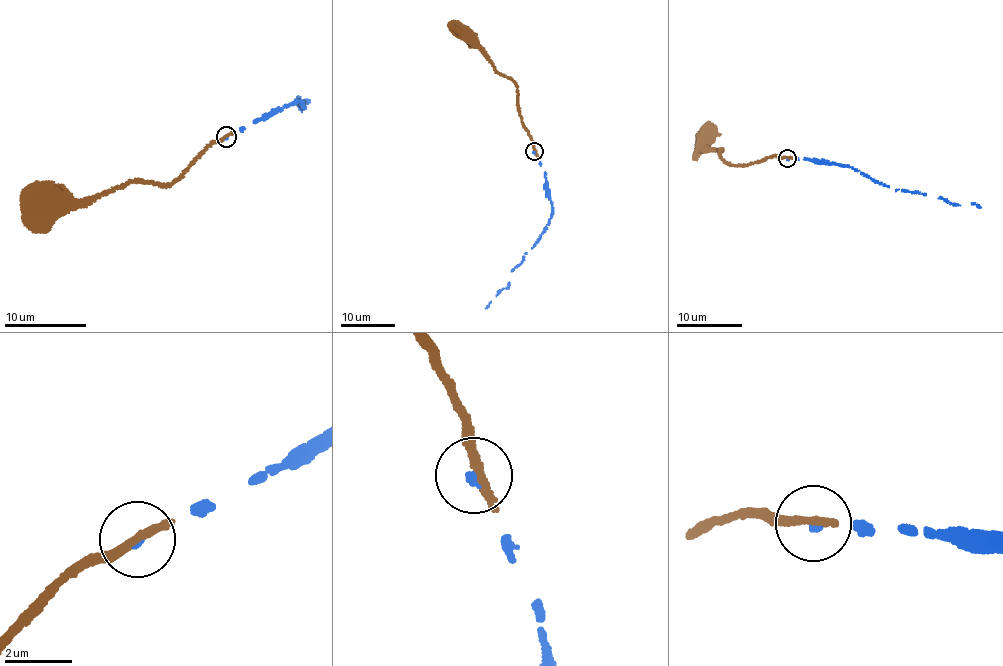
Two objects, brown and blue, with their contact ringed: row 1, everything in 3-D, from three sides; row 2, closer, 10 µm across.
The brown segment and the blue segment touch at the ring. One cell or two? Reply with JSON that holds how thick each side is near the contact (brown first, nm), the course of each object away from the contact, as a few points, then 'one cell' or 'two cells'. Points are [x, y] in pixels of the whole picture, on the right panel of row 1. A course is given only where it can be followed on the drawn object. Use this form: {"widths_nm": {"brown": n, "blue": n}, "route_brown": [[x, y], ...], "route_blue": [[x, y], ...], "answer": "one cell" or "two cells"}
{"widths_nm": {"brown": 240, "blue": 150}, "route_brown": [[786, 158], [771, 156], [747, 165], [723, 163], [719, 153], [721, 149], [709, 148], [710, 137], [702, 136]], "route_blue": [[786, 158], [849, 167], [895, 190], [908, 190], [952, 204], [981, 207]], "answer": "two cells"}

